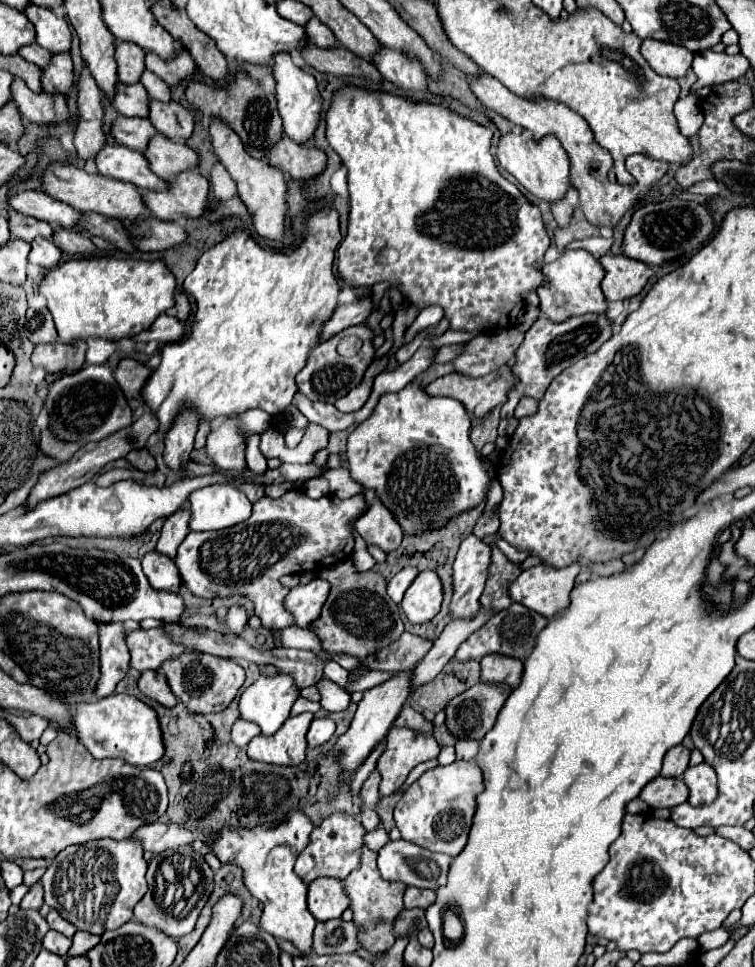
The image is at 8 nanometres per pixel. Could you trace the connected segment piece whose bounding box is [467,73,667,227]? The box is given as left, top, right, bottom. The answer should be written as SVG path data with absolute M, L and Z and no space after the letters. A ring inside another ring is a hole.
M481 73L477 75L477 79L469 79L467 81L471 85L471 91L477 95L477 99L489 107L495 109L497 113L501 113L503 117L507 117L509 121L513 121L515 125L529 131L534 139L541 139L549 133L553 133L561 145L565 147L567 155L569 155L569 163L571 163L571 185L577 189L579 193L579 207L585 215L585 219L597 227L613 227L621 221L621 217L635 207L637 199L643 197L667 171L667 163L659 161L659 159L649 159L647 155L633 155L627 159L627 171L635 177L635 185L619 185L619 183L611 183L609 181L609 171L613 167L613 157L609 155L609 151L605 151L593 137L593 131L589 127L589 123L577 115L573 109L569 109L563 103L557 101L549 101L545 97L541 99L525 99L519 95L513 95L507 87L503 87L501 81L493 79L489 73Z

